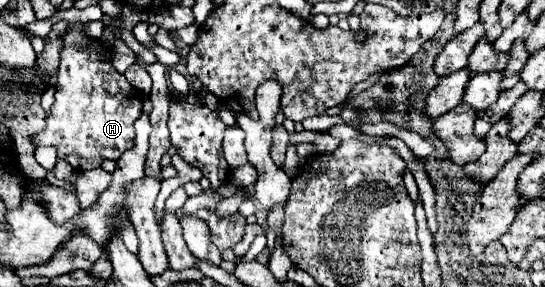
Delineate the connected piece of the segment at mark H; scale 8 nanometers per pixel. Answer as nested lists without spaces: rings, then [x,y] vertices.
[[[82,23],[70,25],[70,35],[64,37],[62,61],[56,73],[60,91],[46,115],[44,131],[30,137],[34,147],[56,147],[58,159],[66,159],[74,171],[96,169],[104,159],[118,161],[122,153],[134,145],[134,121],[140,117],[144,101],[140,91],[136,91],[110,63],[106,65],[96,51],[78,51],[78,45],[88,39],[80,31],[82,27]]]

